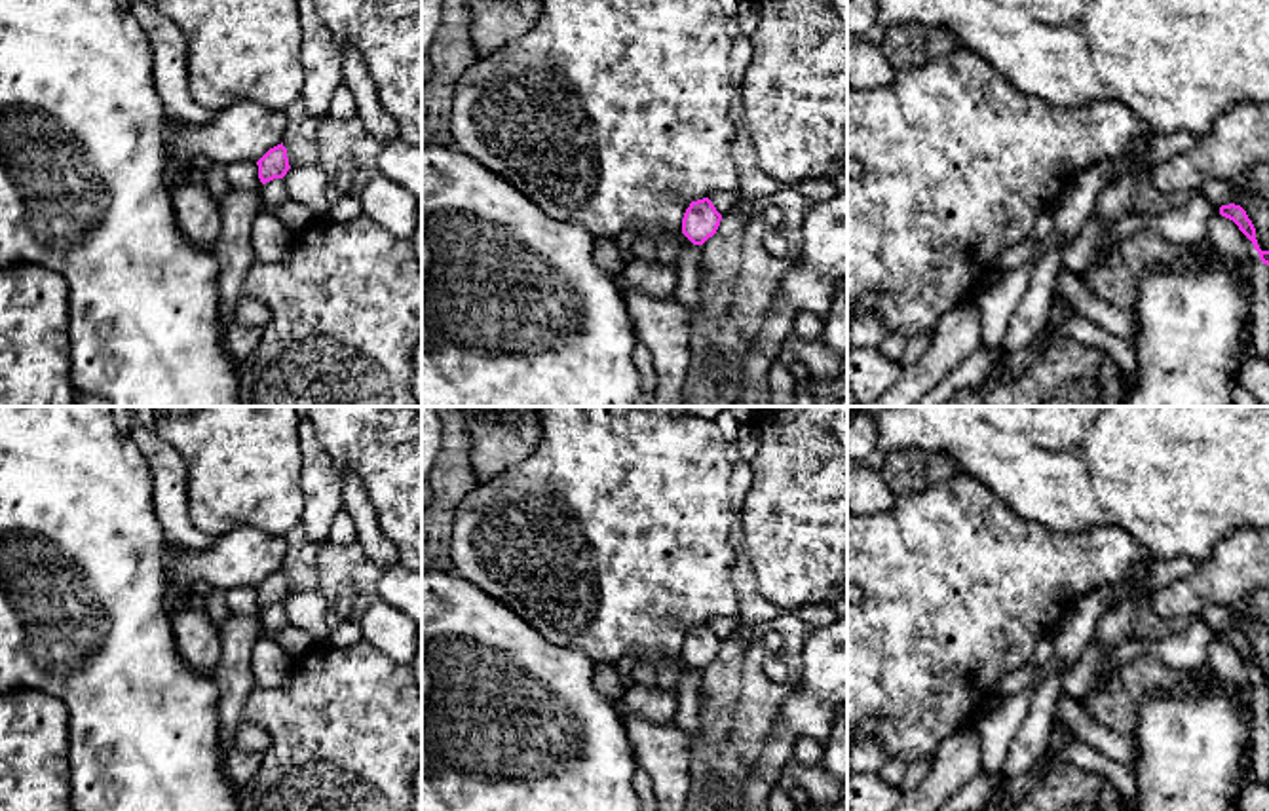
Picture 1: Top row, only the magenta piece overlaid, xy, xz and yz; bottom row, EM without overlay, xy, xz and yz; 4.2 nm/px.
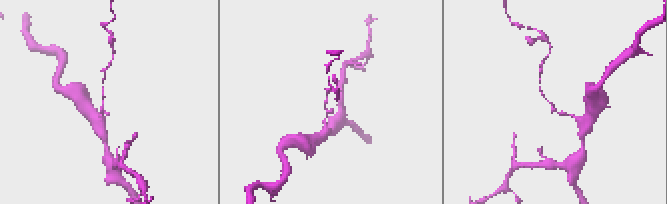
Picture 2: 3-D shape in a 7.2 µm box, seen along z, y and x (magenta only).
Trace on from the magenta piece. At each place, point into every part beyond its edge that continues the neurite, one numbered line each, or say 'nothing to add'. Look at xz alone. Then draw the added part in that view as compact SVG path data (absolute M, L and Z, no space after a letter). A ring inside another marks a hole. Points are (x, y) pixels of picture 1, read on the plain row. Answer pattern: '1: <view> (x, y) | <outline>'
nothing to add

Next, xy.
nothing to add

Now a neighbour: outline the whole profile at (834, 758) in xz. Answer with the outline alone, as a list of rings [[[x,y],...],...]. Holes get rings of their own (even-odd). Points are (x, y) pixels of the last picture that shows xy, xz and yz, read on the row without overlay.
[[[847,712],[834,718],[824,743],[823,769],[832,781],[847,786]]]

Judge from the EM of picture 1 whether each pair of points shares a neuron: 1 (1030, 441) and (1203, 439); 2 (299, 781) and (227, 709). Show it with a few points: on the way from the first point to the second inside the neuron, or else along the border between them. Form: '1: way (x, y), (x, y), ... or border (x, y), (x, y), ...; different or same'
1: way (1074, 439), (1159, 439); same
2: border (255, 686), (244, 705), (242, 720); different

